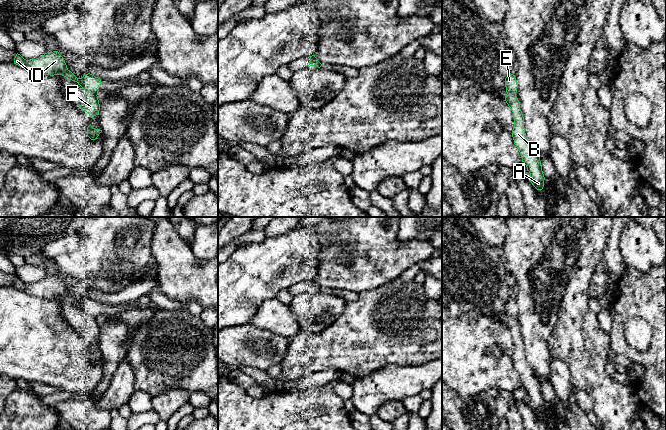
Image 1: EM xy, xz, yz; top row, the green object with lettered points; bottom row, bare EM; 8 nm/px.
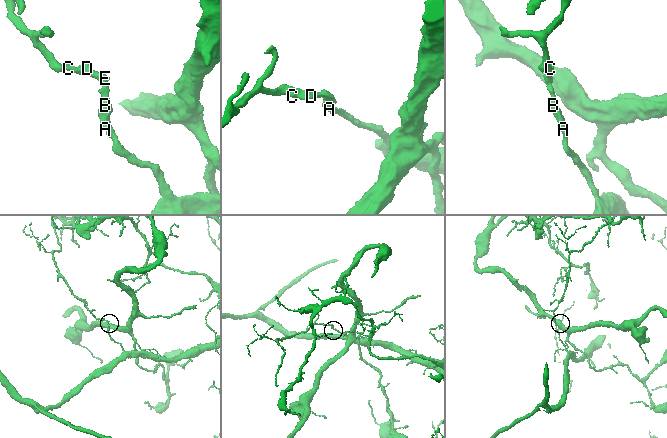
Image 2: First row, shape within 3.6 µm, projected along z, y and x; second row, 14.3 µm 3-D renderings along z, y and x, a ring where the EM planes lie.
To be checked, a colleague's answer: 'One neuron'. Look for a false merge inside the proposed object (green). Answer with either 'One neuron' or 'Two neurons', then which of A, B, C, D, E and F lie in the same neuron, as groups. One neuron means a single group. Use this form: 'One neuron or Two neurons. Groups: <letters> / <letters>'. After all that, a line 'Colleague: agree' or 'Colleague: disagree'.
One neuron. Groups: A B C D E F
Colleague: agree

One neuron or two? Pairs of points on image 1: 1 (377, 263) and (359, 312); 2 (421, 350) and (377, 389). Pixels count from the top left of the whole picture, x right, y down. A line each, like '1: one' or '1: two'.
1: two
2: two

